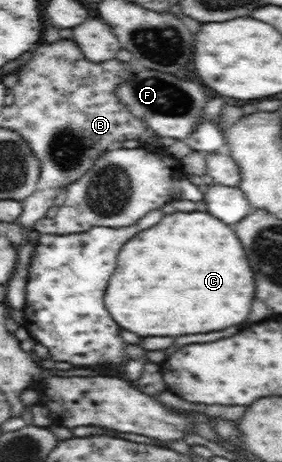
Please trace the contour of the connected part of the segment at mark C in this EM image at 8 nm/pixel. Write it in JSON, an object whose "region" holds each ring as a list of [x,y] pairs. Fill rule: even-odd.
{"region":[[[208,211],[165,214],[154,228],[138,232],[118,254],[118,268],[105,290],[112,318],[138,336],[184,336],[204,334],[236,326],[248,318],[254,300],[254,274],[246,252],[229,224]]]}

